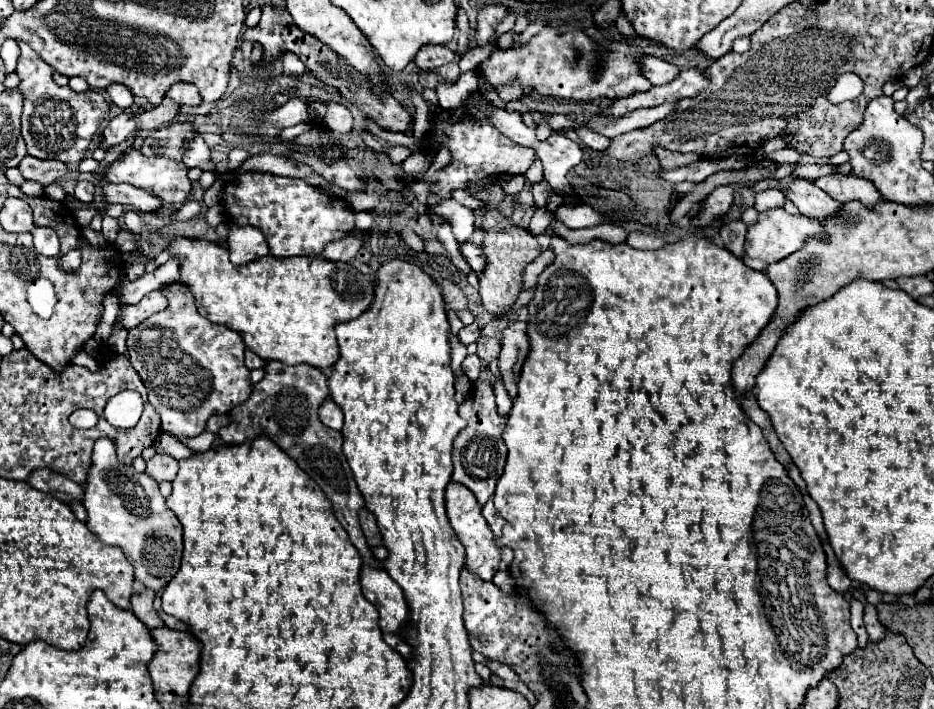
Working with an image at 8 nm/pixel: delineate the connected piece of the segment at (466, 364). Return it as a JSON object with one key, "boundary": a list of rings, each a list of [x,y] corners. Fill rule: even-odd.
{"boundary":[[[466,355],[466,359],[462,361],[462,369],[470,381],[476,381],[480,377],[480,367],[482,367],[482,361],[478,355]]]}

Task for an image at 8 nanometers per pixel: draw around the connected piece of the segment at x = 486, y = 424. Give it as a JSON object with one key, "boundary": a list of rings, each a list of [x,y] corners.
{"boundary":[[[482,379],[472,383],[470,395],[464,403],[460,403],[458,413],[460,413],[460,417],[464,417],[468,421],[468,425],[454,439],[452,481],[466,485],[476,495],[478,503],[484,505],[492,497],[496,481],[502,475],[504,465],[506,465],[508,451],[506,451],[506,445],[502,441],[502,431],[504,431],[506,417],[498,415],[496,403],[494,403],[494,389],[492,389],[490,383],[486,383]]]}

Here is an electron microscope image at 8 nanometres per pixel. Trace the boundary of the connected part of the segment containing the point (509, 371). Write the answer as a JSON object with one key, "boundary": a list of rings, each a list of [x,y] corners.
{"boundary":[[[510,323],[506,329],[502,329],[502,347],[496,357],[502,383],[510,395],[510,399],[516,399],[516,385],[520,379],[522,363],[528,353],[528,337],[526,337],[526,323]]]}

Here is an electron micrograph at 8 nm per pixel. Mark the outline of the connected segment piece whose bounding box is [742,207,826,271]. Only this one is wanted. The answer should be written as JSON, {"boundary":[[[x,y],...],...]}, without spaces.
{"boundary":[[[784,207],[762,211],[758,215],[758,221],[748,227],[742,261],[746,265],[750,265],[752,269],[766,271],[768,265],[772,265],[776,261],[782,261],[784,257],[800,251],[806,245],[806,241],[812,239],[812,237],[818,237],[818,239],[826,241],[826,229],[820,225],[818,219],[810,219],[806,215],[790,215],[790,213],[786,213]]]}

